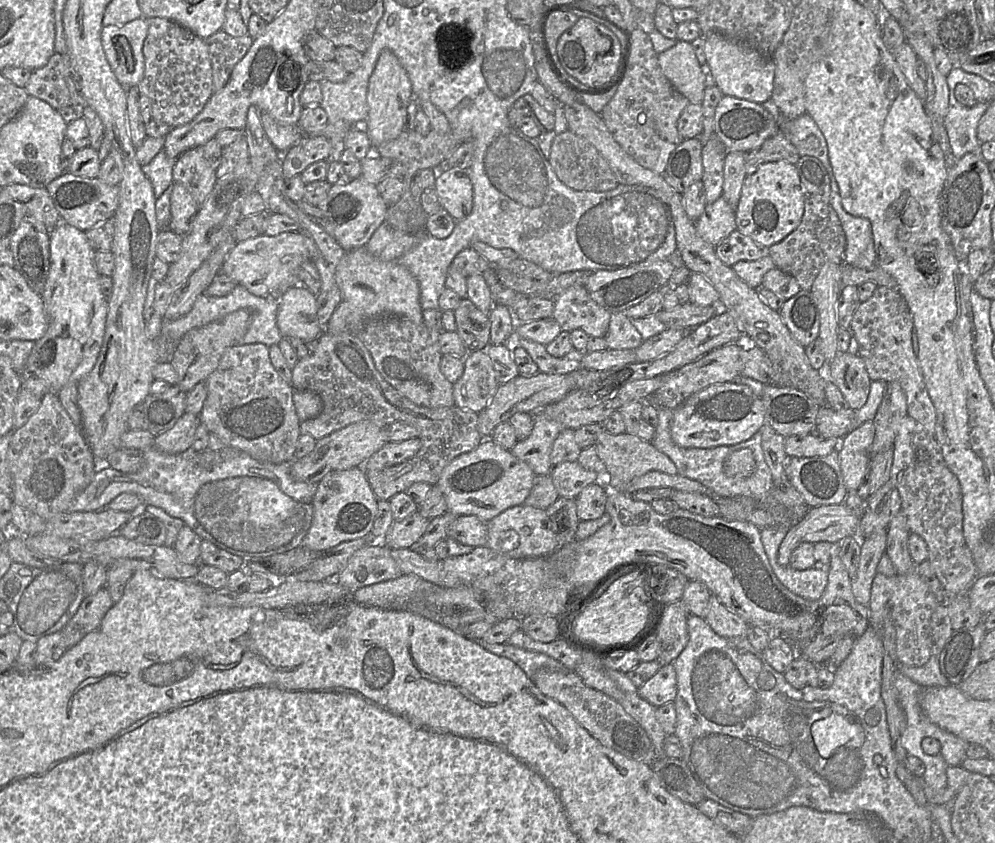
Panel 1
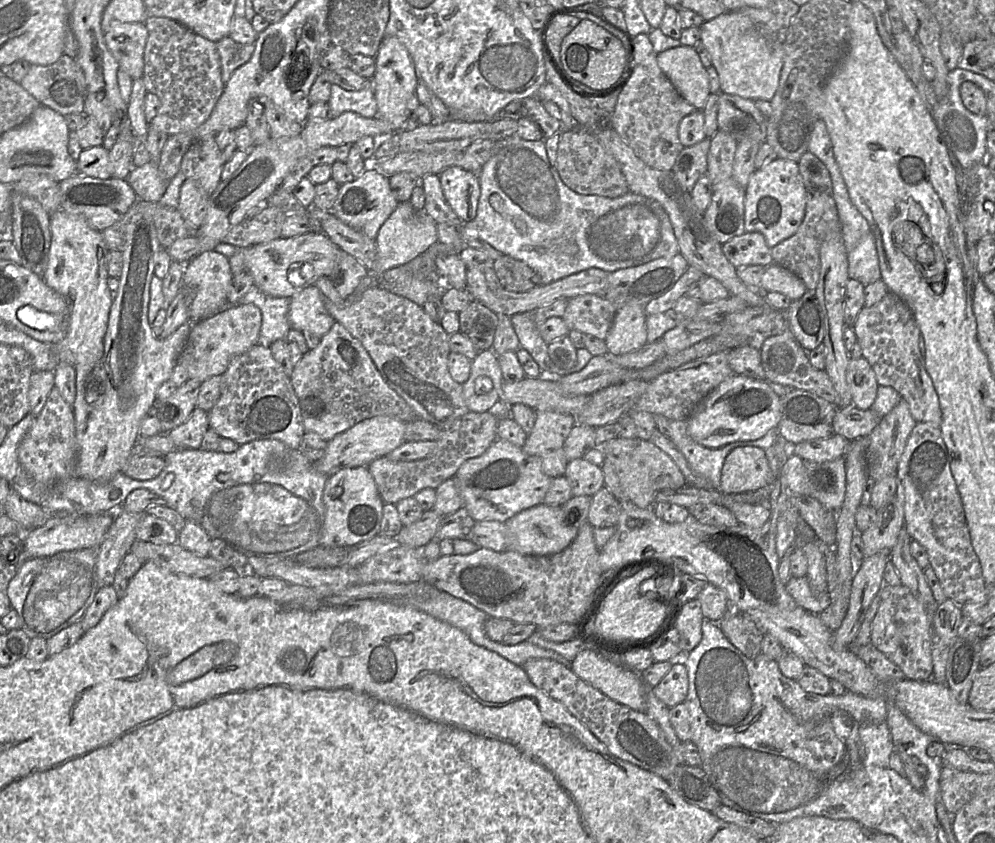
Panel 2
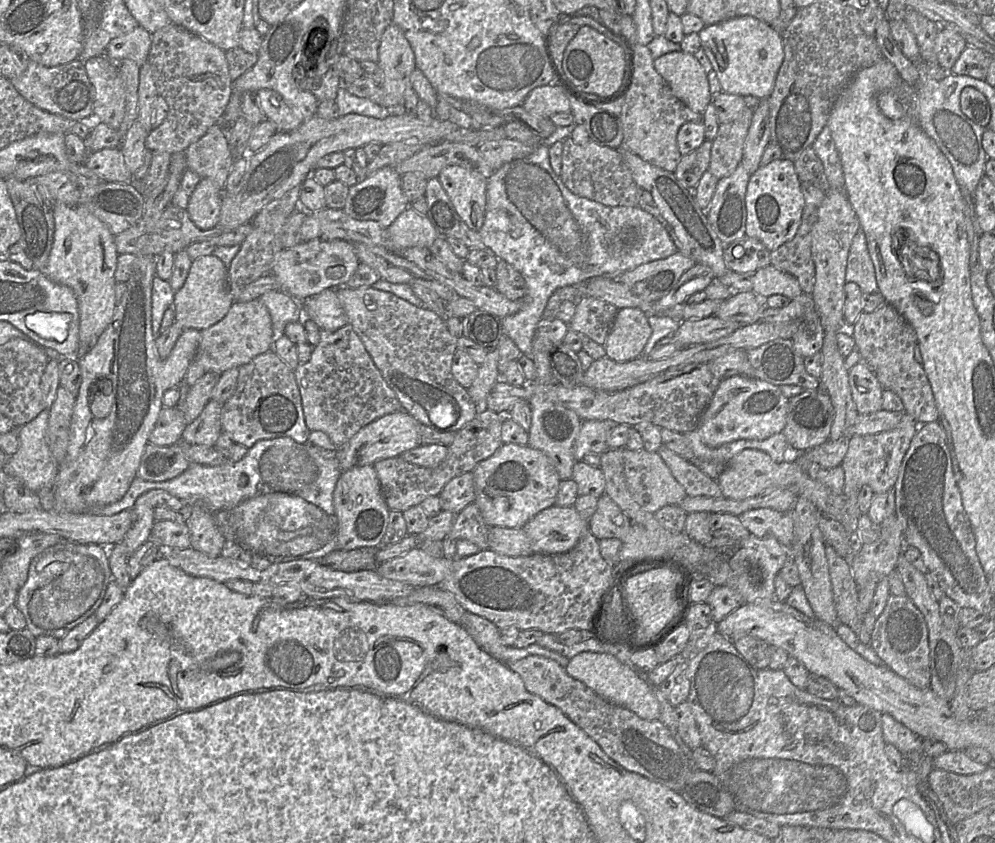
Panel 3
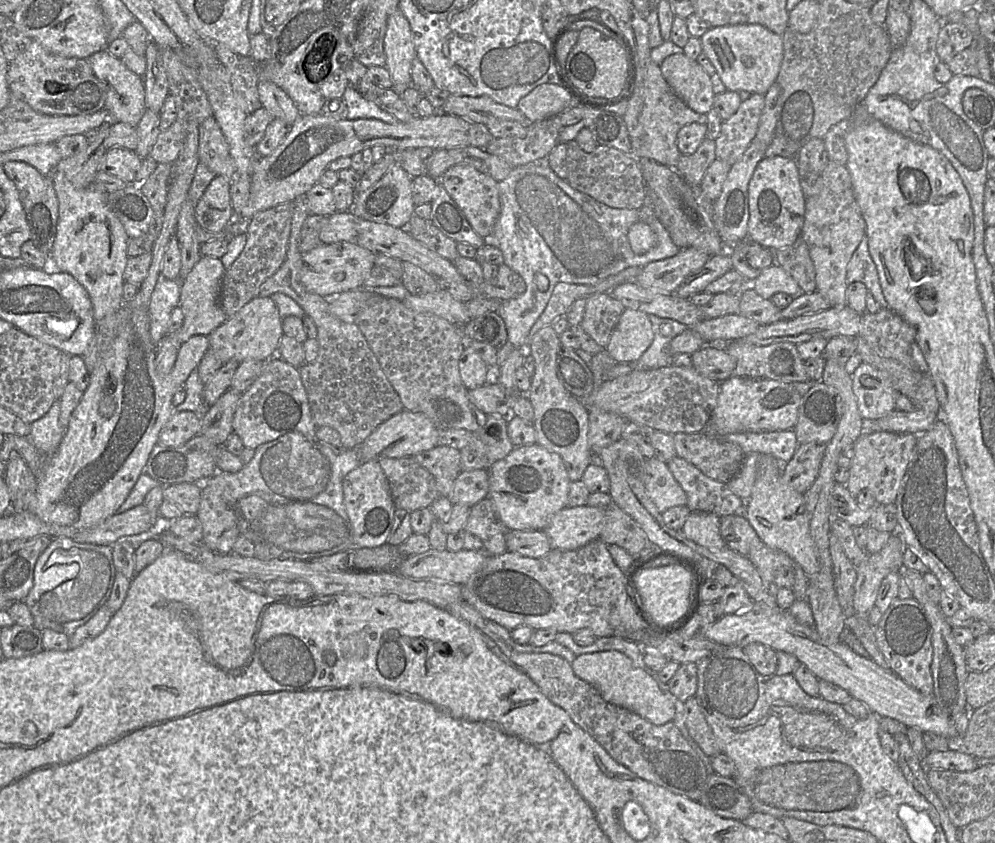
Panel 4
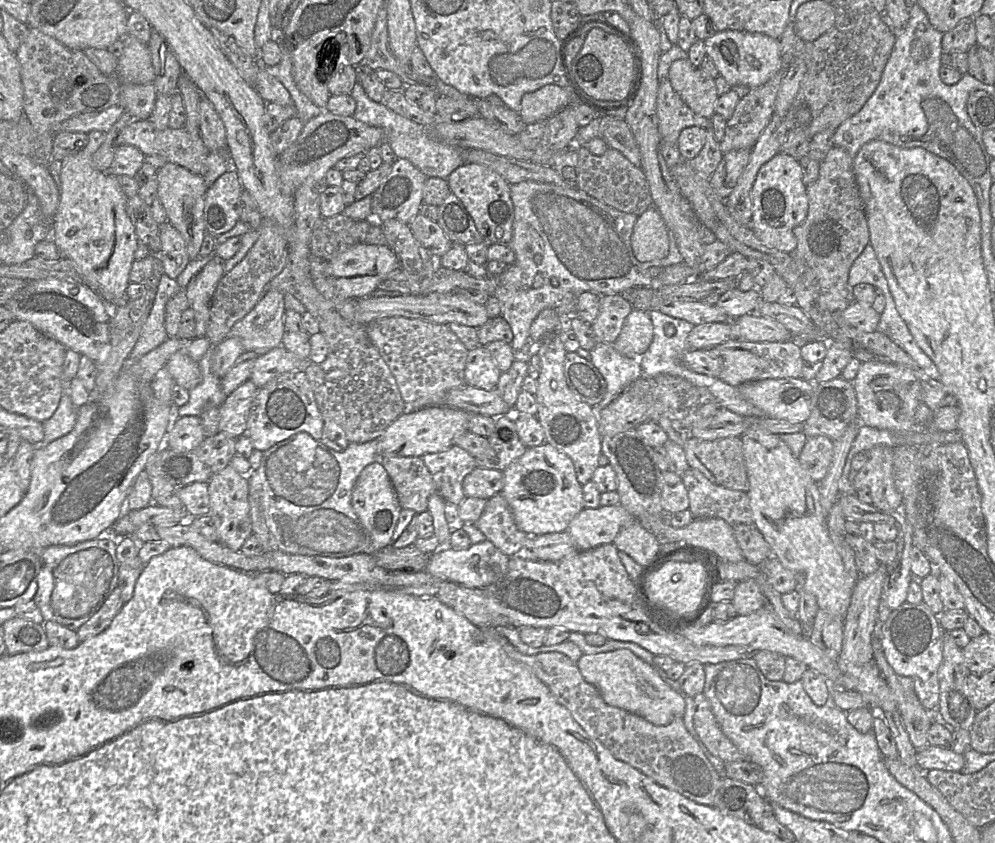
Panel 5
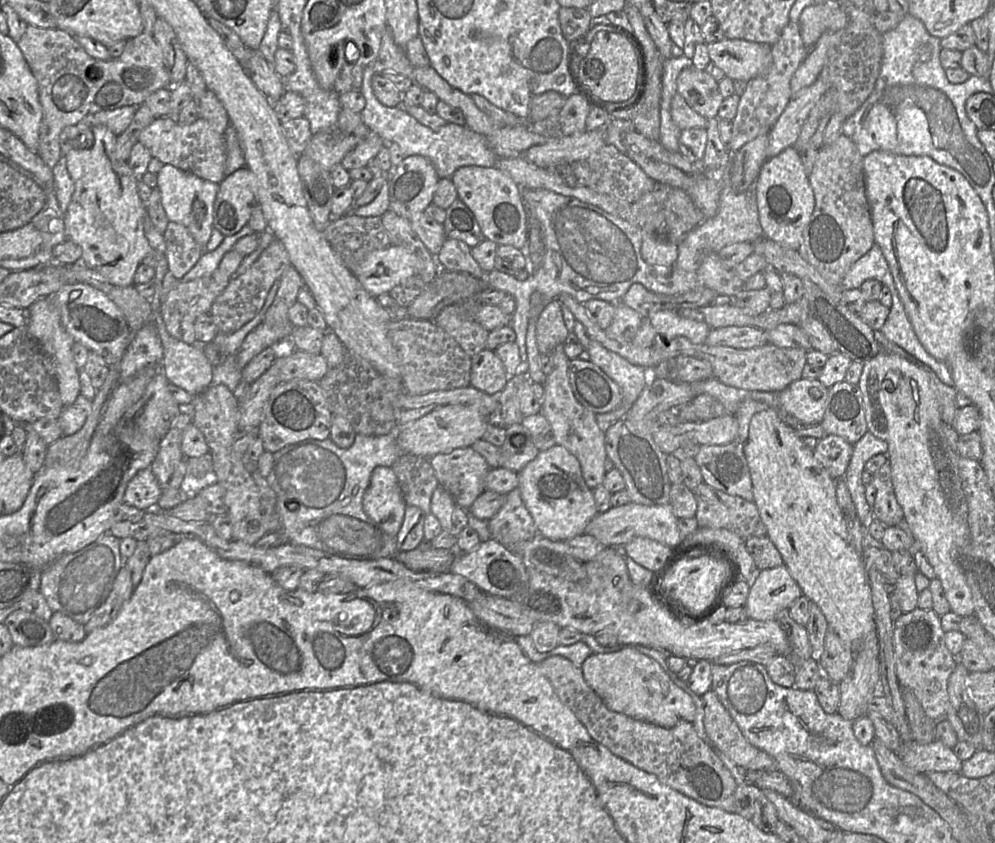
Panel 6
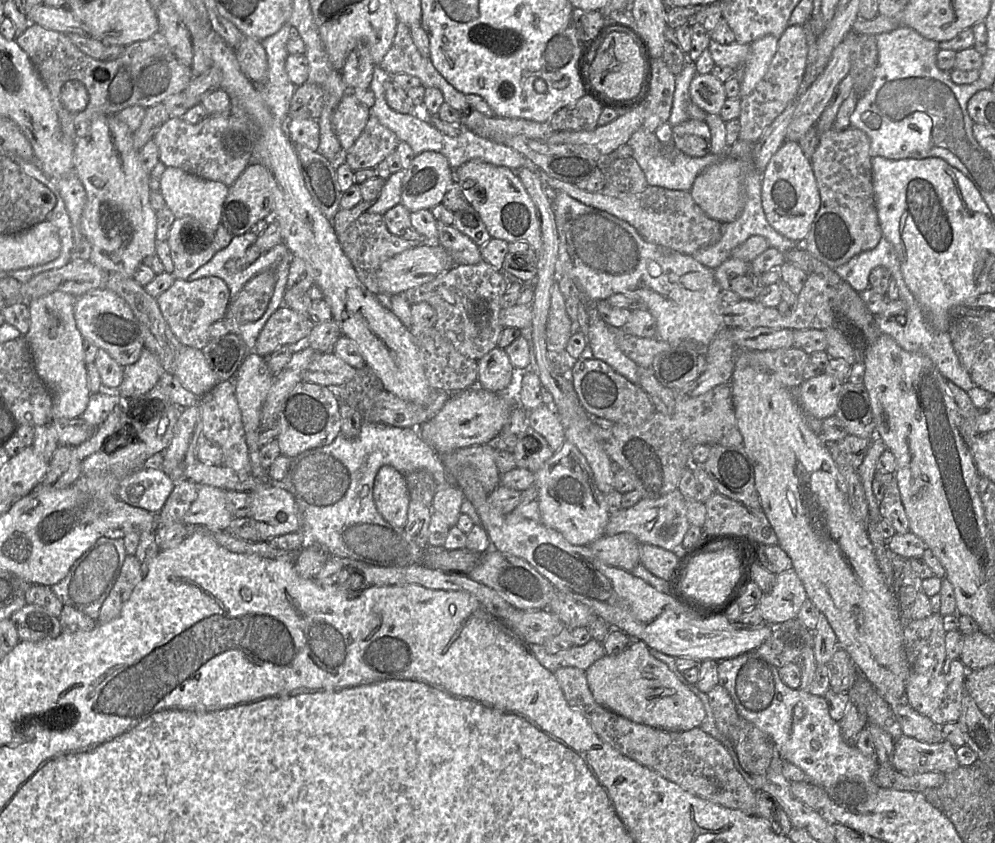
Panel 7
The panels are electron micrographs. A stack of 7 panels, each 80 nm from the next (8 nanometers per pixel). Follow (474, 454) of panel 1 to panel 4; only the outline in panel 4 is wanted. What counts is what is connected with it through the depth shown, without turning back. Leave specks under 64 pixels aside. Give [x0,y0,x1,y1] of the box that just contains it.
[486,444,570,530]

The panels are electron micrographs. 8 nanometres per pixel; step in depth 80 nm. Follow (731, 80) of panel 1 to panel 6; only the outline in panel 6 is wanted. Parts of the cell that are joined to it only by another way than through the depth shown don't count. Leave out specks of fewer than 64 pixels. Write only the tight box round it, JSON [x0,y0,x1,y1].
[707,38,772,81]

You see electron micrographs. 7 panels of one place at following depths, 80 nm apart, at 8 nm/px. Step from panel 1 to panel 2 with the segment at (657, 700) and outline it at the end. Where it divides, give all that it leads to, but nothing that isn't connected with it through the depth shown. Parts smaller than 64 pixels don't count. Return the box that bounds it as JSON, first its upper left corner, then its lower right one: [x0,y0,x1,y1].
[647,658,689,708]

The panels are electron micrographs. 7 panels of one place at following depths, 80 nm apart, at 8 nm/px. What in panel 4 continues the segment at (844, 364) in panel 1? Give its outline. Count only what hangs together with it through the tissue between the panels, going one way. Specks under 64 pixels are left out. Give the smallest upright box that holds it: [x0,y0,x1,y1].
[852,362,896,420]

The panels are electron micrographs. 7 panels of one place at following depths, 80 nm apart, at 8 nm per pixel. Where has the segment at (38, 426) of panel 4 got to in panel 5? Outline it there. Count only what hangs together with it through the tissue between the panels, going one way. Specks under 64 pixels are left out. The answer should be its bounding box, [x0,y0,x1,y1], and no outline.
[42,394,77,445]

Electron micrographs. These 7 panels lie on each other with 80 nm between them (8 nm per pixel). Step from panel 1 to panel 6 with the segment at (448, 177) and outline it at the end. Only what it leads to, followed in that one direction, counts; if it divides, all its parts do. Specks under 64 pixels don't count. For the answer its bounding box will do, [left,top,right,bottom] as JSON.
[450,166,528,249]

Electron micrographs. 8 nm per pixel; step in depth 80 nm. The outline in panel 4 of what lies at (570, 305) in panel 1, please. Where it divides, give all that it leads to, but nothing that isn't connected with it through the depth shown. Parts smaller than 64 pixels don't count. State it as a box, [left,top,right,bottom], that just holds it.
[580,293,625,349]

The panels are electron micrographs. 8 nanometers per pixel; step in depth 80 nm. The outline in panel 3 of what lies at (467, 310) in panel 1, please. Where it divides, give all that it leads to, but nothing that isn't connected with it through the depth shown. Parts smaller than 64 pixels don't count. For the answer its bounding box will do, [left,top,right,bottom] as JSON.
[461,308,504,350]

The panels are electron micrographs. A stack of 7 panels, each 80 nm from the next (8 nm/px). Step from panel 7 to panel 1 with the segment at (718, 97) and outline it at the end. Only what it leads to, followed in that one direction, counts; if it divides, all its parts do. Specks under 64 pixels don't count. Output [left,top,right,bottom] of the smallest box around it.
[658,40,705,104]

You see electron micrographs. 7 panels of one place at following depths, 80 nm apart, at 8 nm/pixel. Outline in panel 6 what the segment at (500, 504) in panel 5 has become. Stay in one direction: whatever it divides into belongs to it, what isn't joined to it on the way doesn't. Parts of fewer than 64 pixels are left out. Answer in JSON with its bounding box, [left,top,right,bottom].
[487,488,538,549]

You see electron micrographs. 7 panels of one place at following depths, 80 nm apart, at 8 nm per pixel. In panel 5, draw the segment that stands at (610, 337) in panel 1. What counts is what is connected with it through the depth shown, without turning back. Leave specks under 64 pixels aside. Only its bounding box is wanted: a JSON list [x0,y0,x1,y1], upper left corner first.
[613,309,654,358]

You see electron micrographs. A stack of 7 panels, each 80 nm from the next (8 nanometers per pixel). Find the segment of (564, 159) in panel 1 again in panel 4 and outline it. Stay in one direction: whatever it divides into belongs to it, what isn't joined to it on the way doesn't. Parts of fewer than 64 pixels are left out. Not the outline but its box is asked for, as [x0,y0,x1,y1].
[566,140,647,209]

